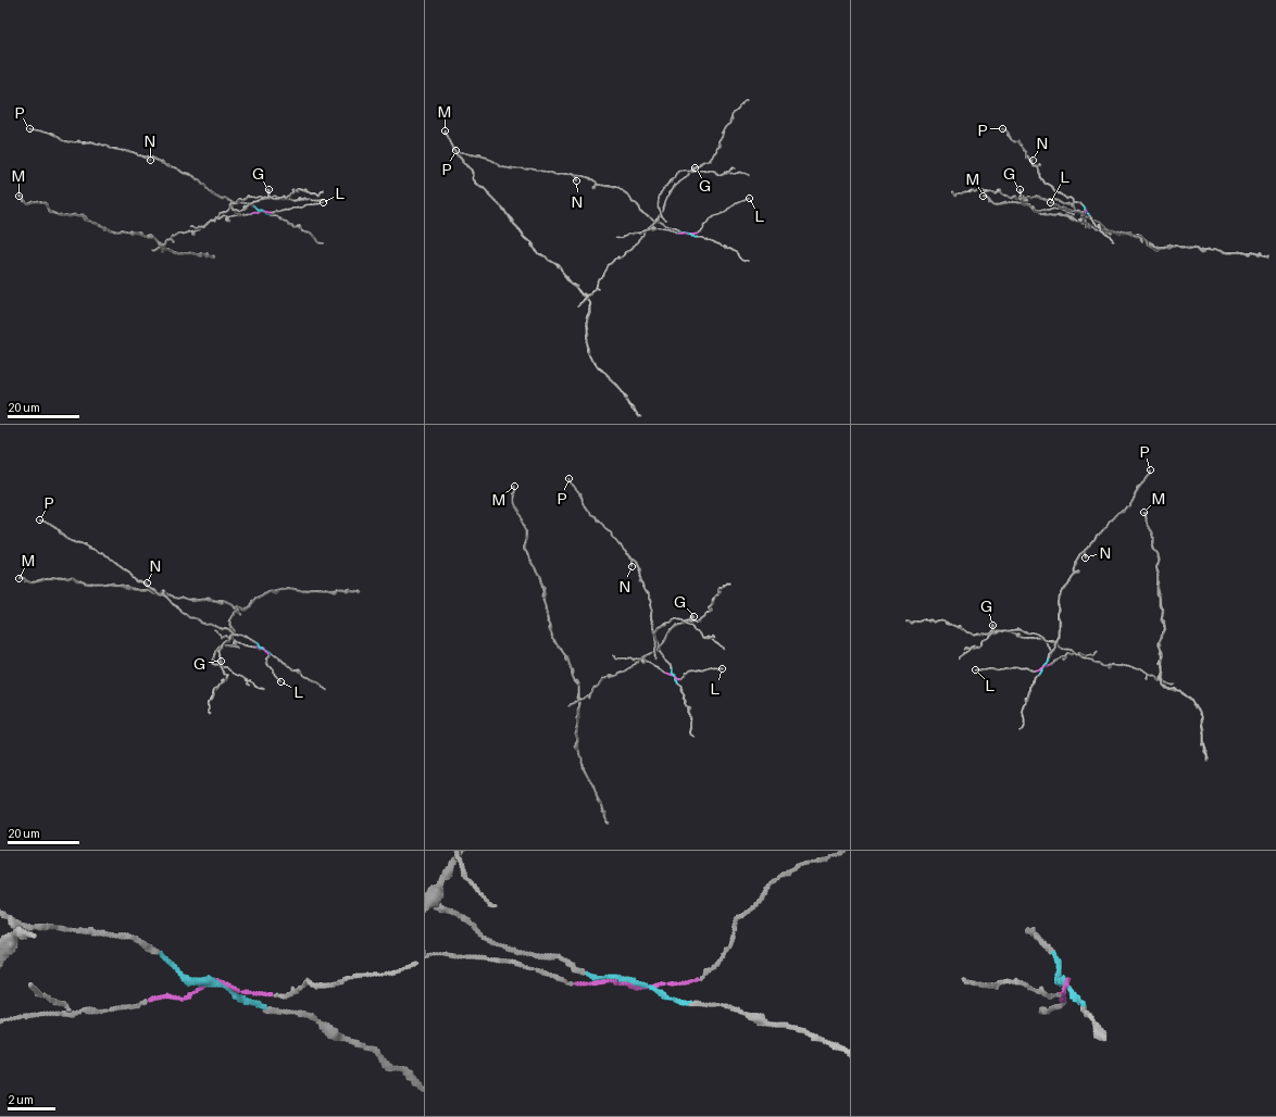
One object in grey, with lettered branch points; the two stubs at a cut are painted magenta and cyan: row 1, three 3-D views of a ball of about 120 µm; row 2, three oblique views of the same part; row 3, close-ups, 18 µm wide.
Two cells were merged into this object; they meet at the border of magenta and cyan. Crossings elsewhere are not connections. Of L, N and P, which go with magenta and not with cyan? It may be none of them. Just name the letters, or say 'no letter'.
L

